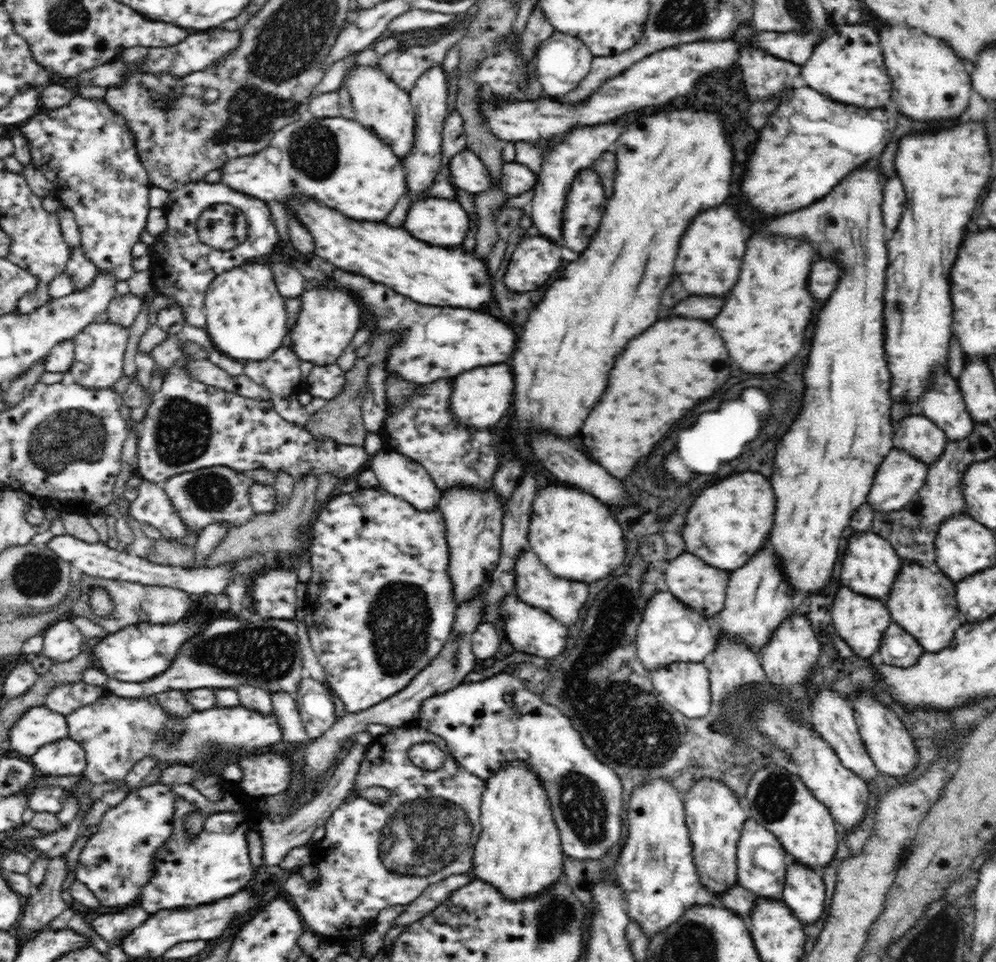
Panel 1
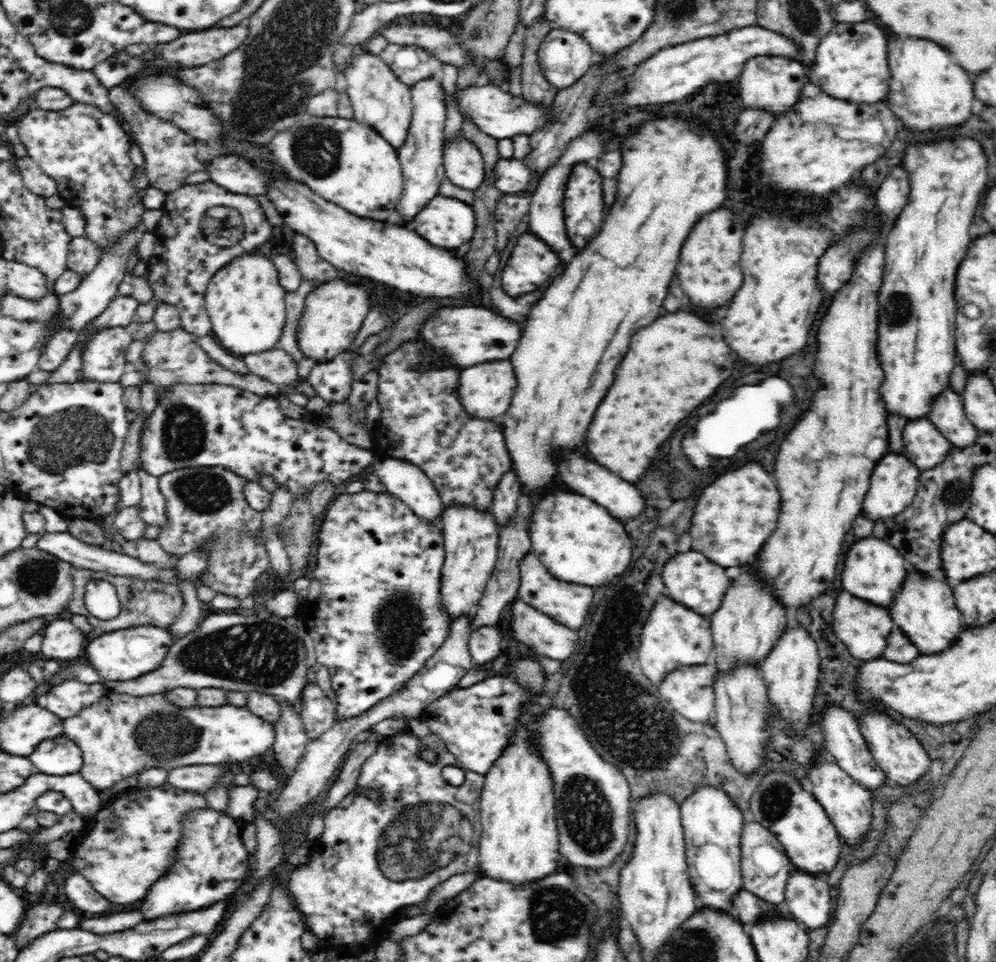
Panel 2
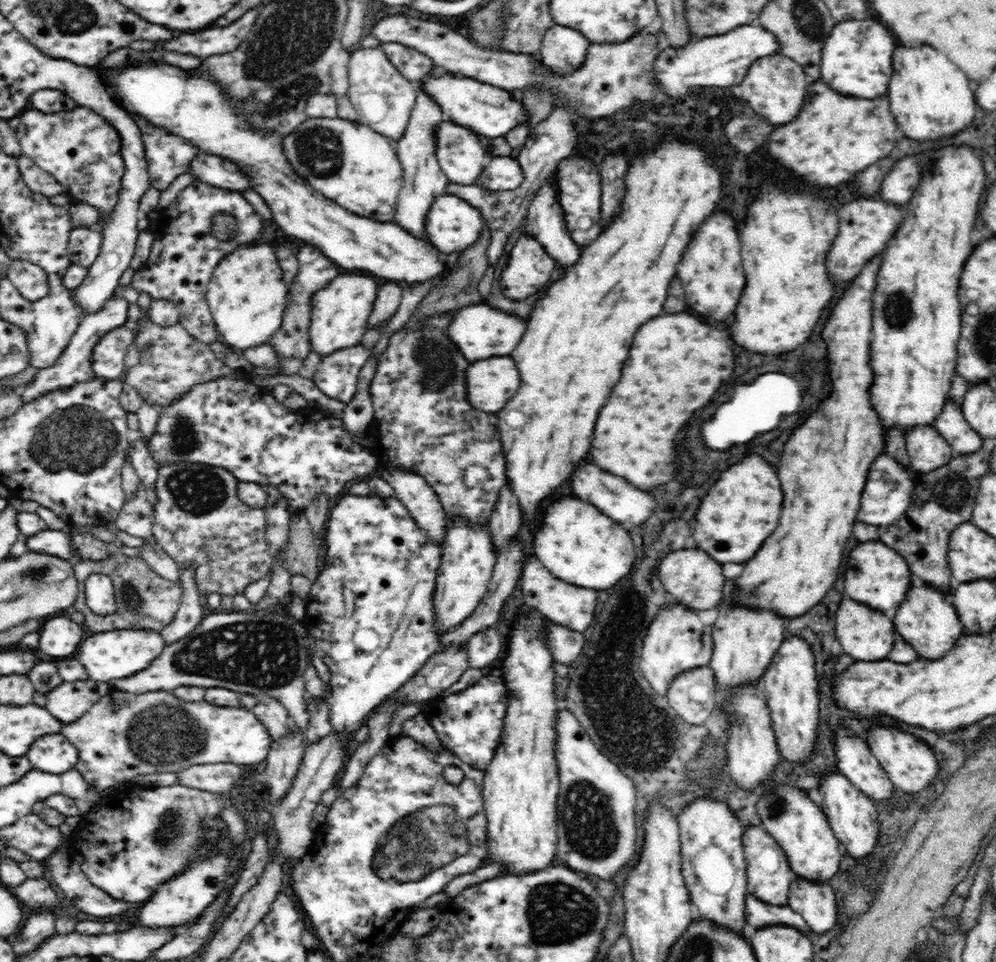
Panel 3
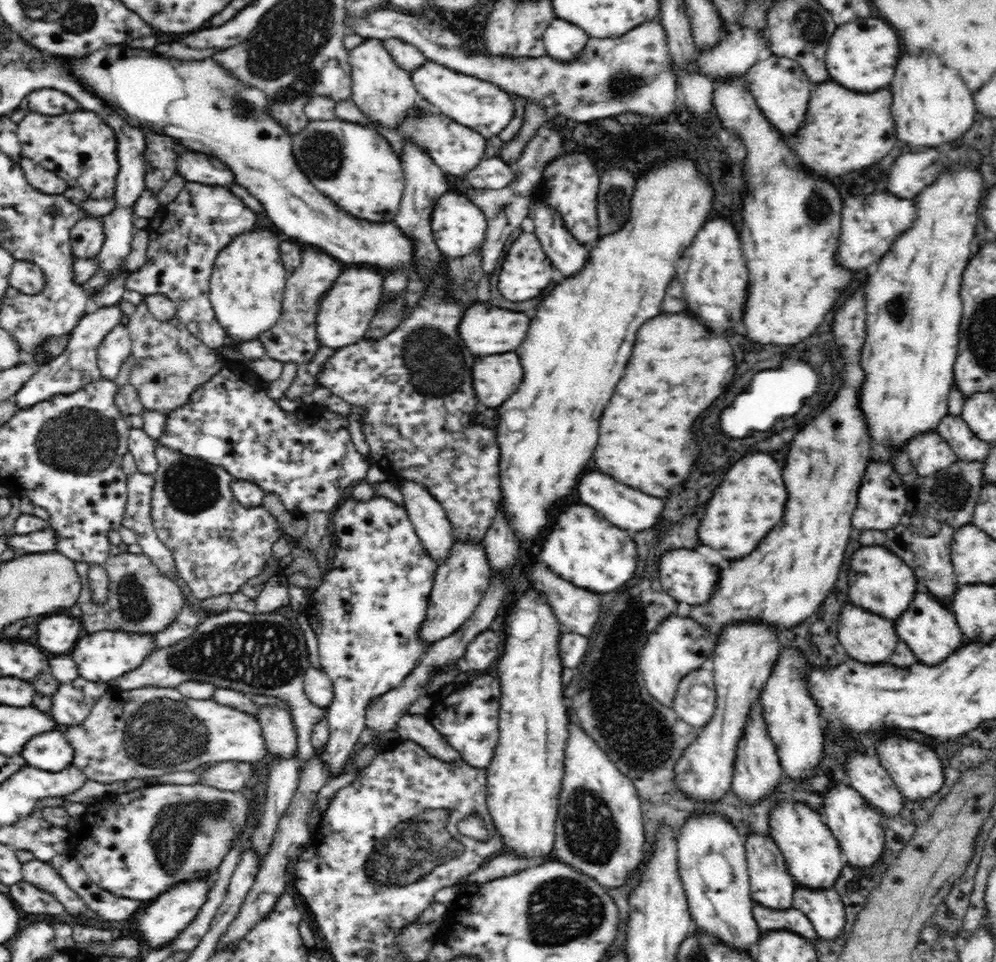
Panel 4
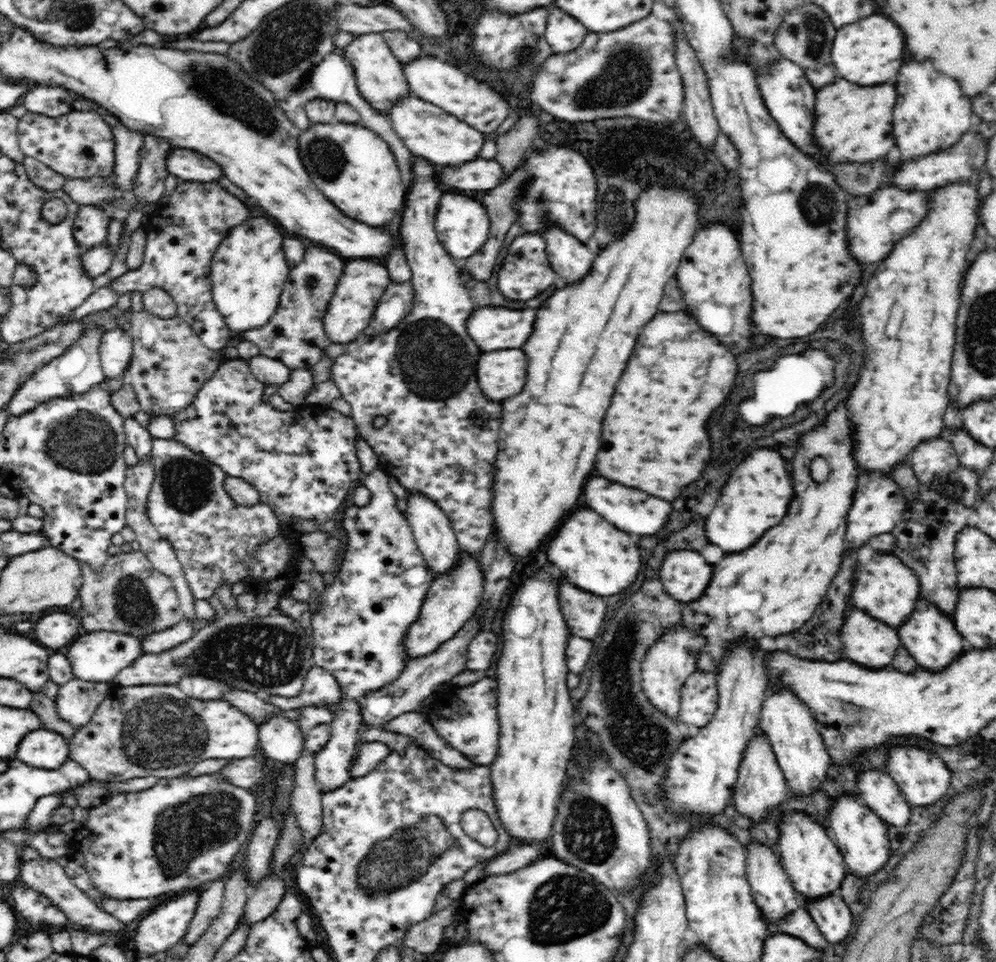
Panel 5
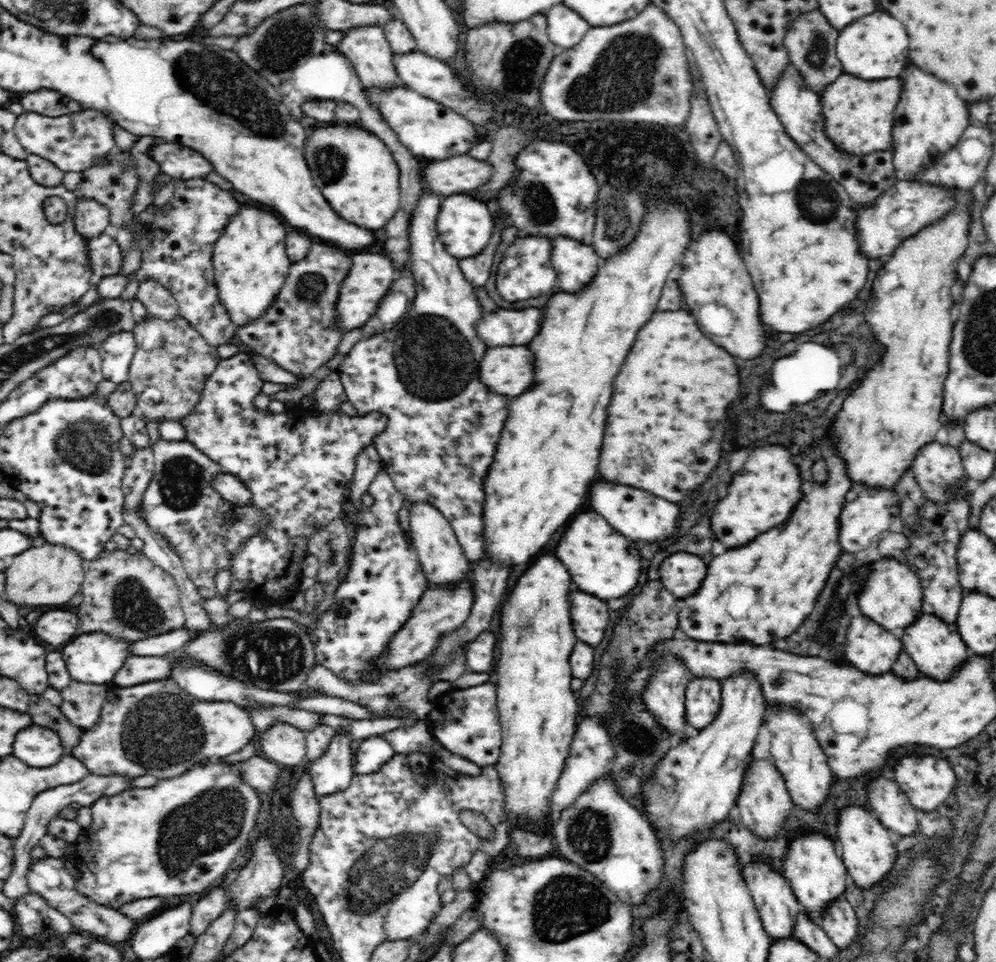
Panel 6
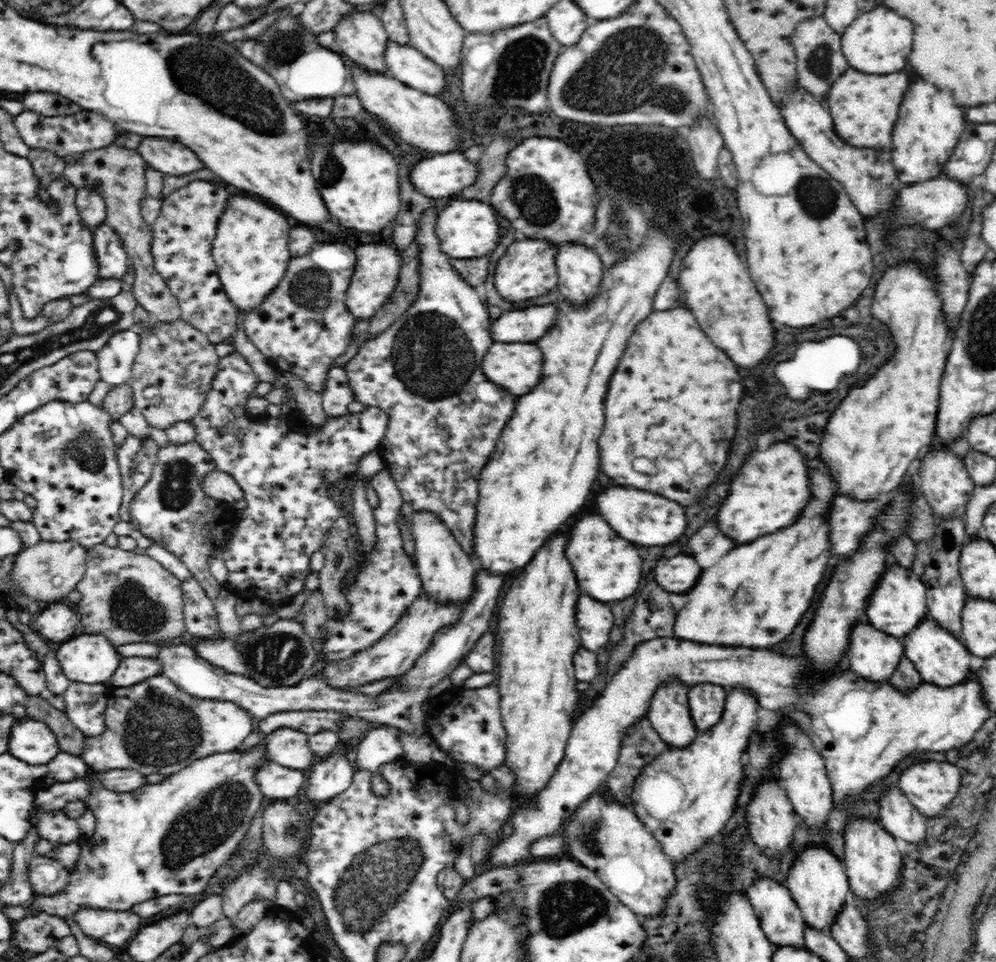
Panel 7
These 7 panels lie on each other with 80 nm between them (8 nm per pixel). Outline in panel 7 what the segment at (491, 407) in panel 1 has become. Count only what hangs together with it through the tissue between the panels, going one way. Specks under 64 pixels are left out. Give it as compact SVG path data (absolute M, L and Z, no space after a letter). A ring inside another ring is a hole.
M496 342L483 357L484 374L510 394L528 394L542 376L542 352L534 344Z

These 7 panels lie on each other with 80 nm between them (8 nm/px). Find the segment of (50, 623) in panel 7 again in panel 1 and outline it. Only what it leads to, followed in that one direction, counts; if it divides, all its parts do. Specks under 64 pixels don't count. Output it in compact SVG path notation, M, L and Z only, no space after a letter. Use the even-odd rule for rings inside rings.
M62 620L53 623L42 635L43 653L54 663L75 658L84 644L85 637L73 622Z

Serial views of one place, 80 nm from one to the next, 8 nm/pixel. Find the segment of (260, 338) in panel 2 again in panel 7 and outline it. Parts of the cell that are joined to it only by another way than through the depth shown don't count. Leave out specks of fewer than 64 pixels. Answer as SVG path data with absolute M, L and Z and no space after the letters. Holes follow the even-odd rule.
M234 196L217 223L212 256L224 293L236 307L237 315L246 316L259 307L285 276L291 254L288 244L288 218L248 196Z

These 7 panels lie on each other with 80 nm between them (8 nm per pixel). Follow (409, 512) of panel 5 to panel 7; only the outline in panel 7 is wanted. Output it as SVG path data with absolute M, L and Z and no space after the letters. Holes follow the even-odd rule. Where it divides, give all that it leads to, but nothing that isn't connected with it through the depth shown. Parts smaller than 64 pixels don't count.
M430 512L411 514L411 529L414 537L414 559L417 572L424 586L426 596L438 602L466 602L475 590L475 576L477 564L466 554L459 542L453 537L450 529Z

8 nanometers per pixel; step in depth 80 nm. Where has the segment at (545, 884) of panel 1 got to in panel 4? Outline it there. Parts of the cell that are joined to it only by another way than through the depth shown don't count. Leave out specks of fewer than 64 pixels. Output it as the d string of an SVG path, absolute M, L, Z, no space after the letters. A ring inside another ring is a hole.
M526 592L516 606L512 608L510 616L506 618L506 646L504 646L504 654L502 660L498 662L498 679L500 679L501 699L499 712L499 741L493 759L487 766L487 794L486 804L490 817L492 817L492 824L494 825L494 833L500 837L502 843L502 851L504 853L514 853L518 857L526 857L535 863L552 858L553 844L555 841L555 824L557 821L557 810L559 804L559 794L562 786L562 778L564 776L564 759L565 749L568 741L568 710L562 704L564 696L562 696L562 662L560 662L559 646L560 646L560 632L561 624L555 618L552 607L548 602L544 601L544 597L540 597L536 592Z

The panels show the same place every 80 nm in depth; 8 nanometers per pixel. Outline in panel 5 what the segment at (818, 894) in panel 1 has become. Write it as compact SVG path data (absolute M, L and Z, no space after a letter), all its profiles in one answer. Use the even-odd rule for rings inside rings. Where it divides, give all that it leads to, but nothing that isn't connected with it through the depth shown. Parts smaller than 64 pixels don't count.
M838 892L811 902L800 896L799 906L808 911L822 936L831 944L842 943L853 932L850 907Z

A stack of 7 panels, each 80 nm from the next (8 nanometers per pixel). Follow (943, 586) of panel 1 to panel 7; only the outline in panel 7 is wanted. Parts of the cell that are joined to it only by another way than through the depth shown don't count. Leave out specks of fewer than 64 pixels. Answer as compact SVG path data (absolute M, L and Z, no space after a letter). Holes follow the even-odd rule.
M932 620L920 622L920 628L912 630L912 634L904 638L904 650L906 656L914 662L916 670L922 674L926 682L930 682L930 685L948 689L963 684L972 676L972 654L966 649L966 644L954 634L948 633L948 630L940 630L940 626L936 626L936 622Z

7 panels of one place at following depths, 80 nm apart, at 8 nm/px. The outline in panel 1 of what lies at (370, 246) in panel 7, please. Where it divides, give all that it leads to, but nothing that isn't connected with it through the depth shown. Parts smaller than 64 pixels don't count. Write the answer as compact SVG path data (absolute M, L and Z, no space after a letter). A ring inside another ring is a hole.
M307 288L301 294L301 310L290 328L292 349L301 361L316 366L336 363L337 358L352 342L363 321L363 307L348 292L340 288Z

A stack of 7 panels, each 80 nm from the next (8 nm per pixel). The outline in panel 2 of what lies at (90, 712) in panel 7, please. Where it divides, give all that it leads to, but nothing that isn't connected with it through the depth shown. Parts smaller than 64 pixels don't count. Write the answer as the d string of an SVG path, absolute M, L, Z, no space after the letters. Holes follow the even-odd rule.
M68 680L52 687L44 695L42 705L60 718L78 714L82 708L94 704L108 692L106 684L86 685L78 680Z

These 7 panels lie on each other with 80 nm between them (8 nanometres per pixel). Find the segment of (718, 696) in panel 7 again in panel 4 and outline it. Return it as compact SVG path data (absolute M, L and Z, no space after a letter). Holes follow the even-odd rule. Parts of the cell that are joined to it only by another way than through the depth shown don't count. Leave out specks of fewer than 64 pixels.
M700 667L689 673L676 689L672 708L689 725L704 727L716 710L713 672Z

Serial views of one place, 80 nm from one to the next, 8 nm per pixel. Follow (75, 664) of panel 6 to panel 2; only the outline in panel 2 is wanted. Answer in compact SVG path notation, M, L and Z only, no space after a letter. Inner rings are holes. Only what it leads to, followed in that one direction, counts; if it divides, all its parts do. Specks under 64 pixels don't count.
M151 625L138 626L132 629L120 629L92 640L86 648L88 662L96 674L104 679L104 684L110 681L128 682L140 678L152 670L158 662L162 662L177 639L170 628L159 628Z

